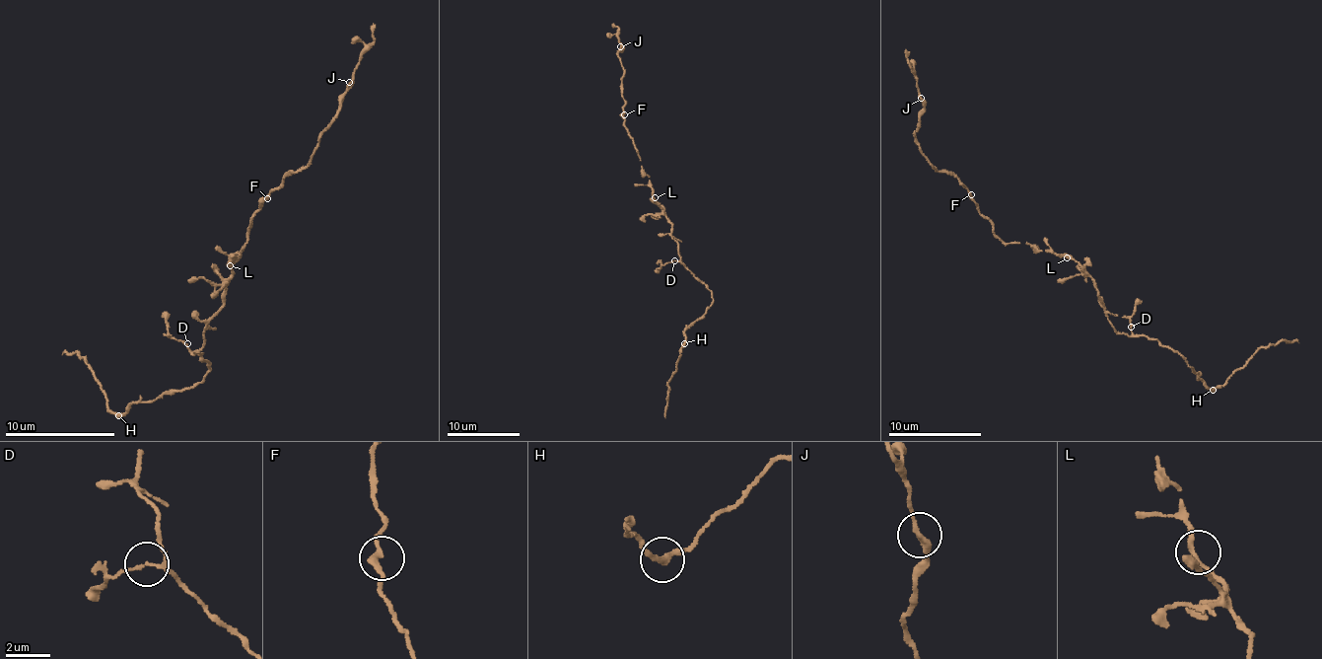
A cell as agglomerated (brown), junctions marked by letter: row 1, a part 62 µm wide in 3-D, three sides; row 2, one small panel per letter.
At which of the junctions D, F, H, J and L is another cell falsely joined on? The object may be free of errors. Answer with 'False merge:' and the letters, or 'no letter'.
False merge: no letter

